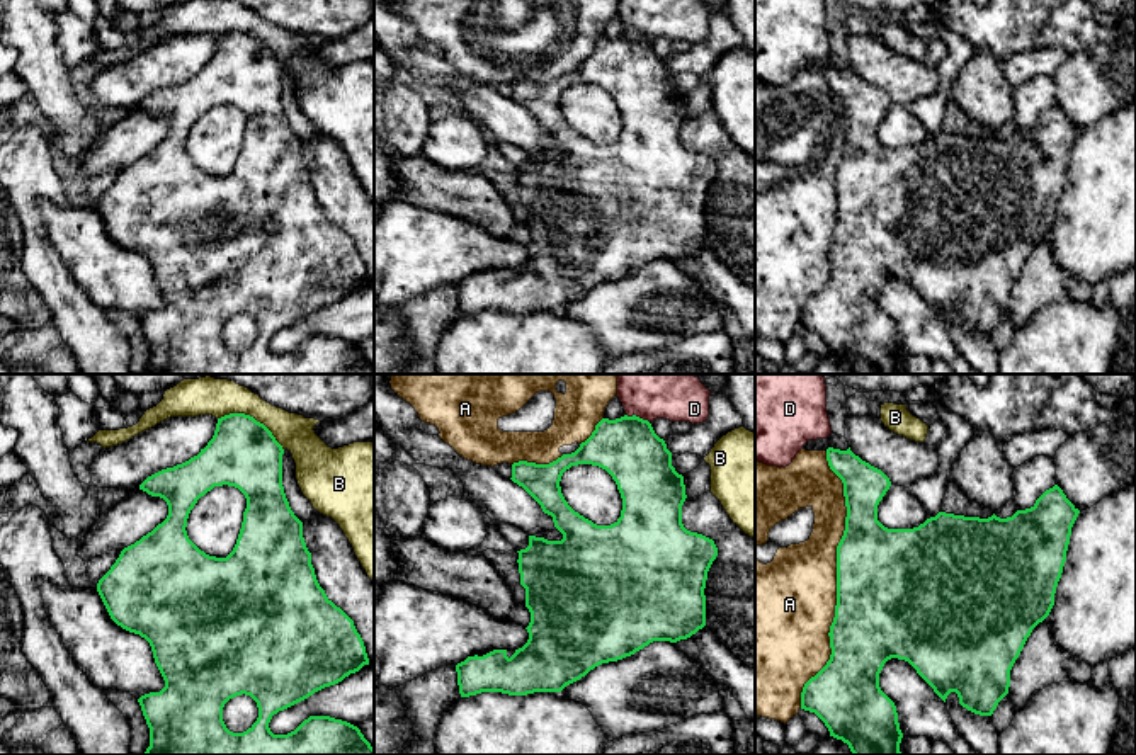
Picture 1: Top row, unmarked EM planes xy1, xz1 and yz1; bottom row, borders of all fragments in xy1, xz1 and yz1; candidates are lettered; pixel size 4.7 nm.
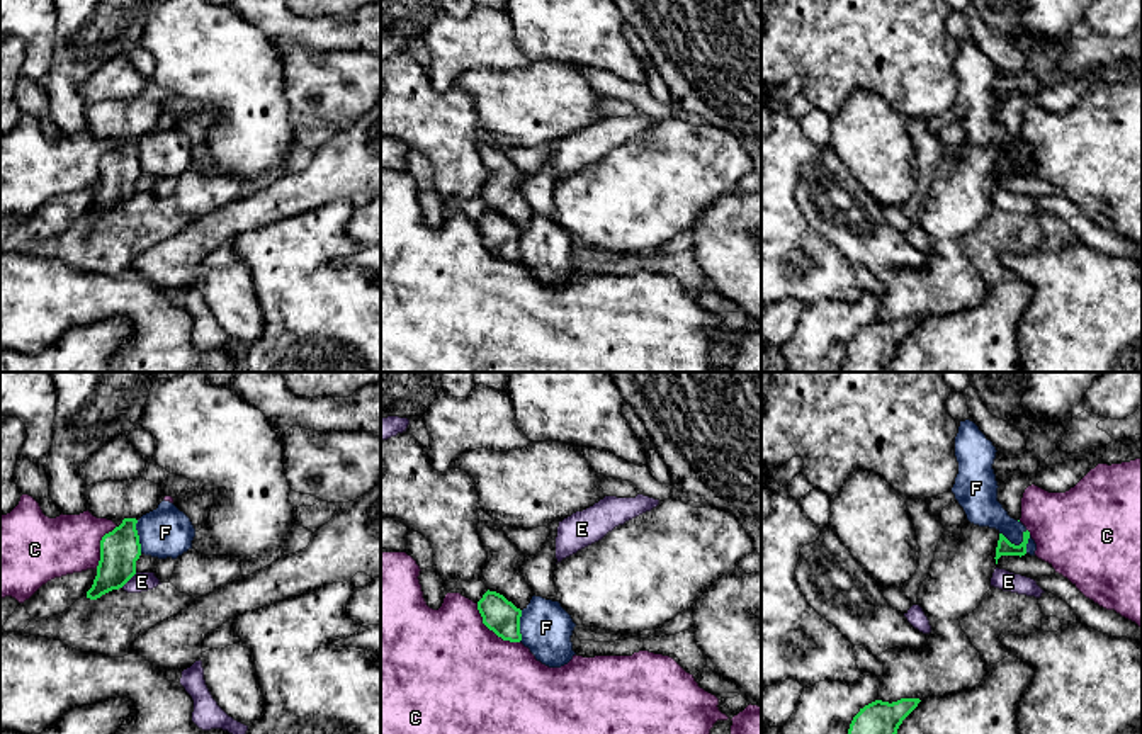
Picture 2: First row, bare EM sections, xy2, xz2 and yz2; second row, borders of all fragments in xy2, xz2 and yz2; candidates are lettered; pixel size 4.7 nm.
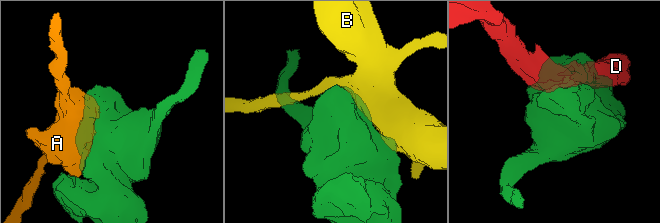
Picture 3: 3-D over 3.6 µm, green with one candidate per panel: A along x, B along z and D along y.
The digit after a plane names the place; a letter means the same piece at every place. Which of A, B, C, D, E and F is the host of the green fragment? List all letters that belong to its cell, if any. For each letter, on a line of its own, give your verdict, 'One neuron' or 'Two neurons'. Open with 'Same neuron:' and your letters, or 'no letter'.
Same neuron: no letter
A: Two neurons
B: Two neurons
C: Two neurons
D: Two neurons
E: Two neurons
F: Two neurons

